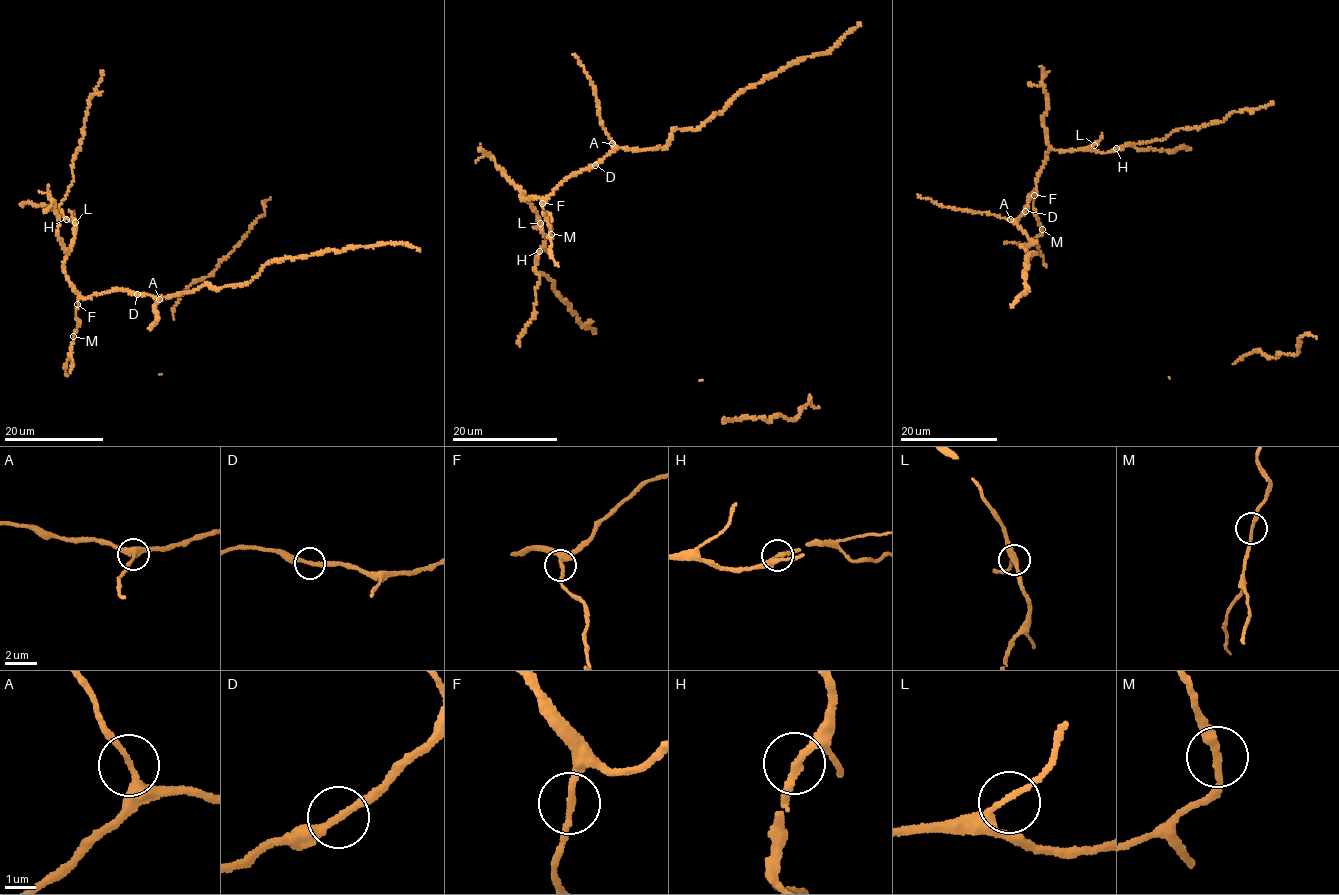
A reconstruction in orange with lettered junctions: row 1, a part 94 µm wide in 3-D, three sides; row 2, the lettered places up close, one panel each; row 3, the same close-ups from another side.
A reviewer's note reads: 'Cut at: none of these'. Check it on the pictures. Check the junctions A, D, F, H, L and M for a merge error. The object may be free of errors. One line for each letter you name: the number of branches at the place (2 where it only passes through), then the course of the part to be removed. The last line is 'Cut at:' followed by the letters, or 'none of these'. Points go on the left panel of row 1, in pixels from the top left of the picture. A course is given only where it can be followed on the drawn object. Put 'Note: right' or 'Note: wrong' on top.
Note: right
Cut at: none of these

